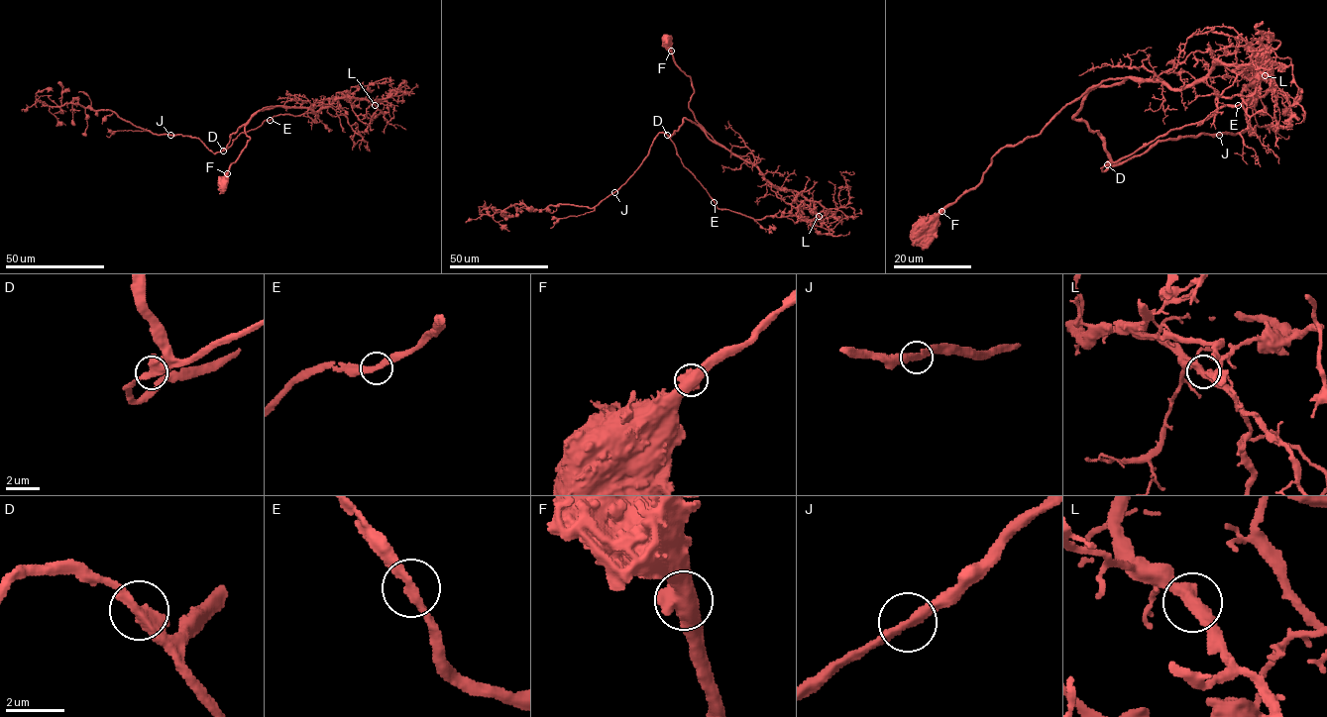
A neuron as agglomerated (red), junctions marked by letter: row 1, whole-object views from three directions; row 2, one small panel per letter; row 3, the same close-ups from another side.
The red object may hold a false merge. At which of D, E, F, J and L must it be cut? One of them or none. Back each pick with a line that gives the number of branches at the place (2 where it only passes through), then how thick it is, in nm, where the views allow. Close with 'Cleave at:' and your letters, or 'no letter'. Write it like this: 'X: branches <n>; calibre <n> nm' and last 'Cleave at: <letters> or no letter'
Cleave at: no letter

